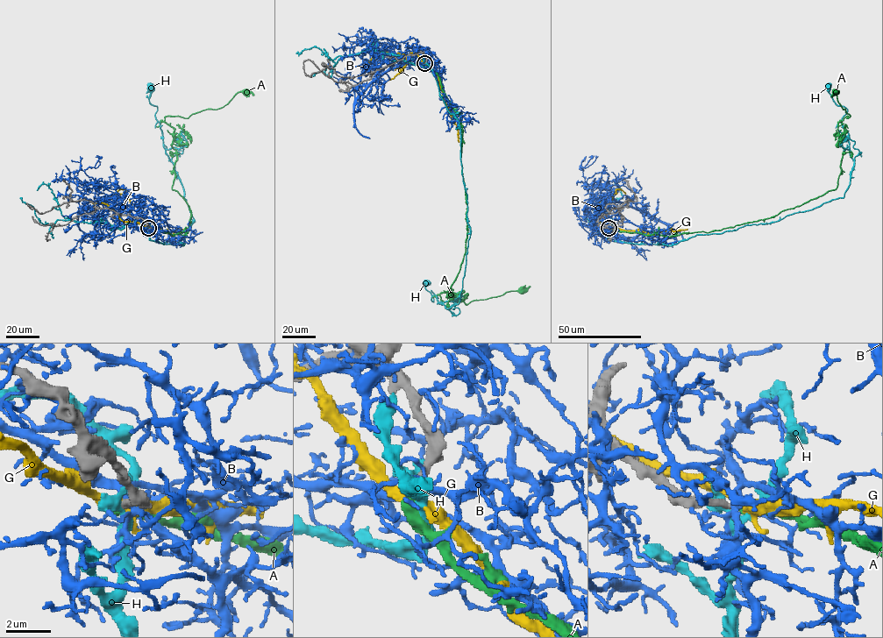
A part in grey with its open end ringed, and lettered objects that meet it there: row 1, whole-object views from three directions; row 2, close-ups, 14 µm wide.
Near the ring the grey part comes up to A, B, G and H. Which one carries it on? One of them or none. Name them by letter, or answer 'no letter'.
A

